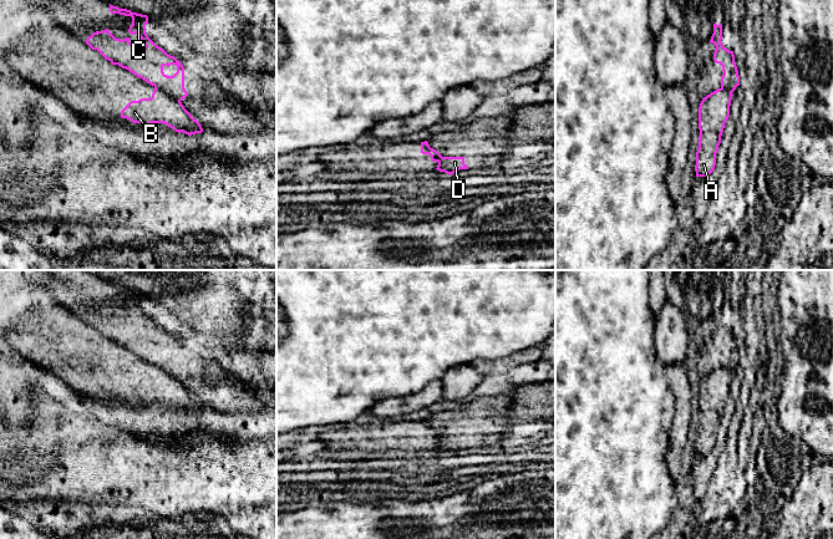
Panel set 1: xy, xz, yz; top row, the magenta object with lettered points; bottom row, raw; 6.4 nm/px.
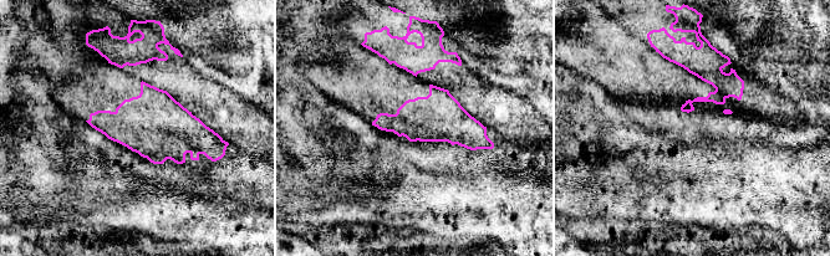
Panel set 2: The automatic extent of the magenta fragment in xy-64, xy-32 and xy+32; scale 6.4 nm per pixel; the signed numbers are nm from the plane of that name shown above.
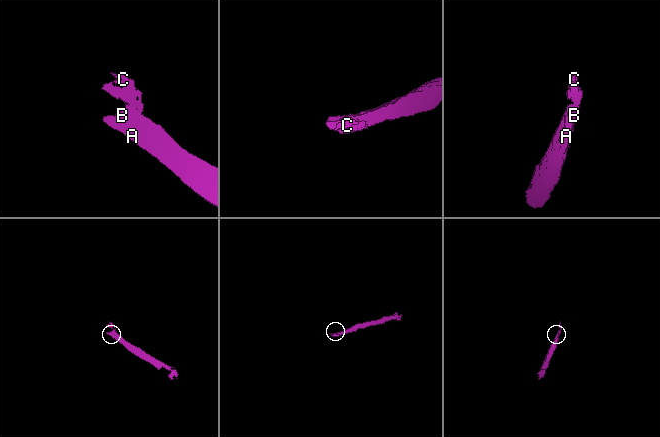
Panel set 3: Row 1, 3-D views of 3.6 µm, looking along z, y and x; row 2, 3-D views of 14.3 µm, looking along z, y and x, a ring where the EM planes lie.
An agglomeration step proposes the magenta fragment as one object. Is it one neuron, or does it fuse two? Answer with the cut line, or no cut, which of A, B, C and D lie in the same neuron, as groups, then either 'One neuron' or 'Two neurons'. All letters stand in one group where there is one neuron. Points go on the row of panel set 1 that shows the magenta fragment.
Split along xy (155, 86), (179, 101). Groups: A B / C D. Two neurons

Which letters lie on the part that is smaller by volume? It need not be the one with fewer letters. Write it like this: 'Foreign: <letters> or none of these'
Foreign: C, D

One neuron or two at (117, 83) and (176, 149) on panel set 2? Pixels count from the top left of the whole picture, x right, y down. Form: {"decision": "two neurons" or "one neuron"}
{"decision": "one neuron"}

